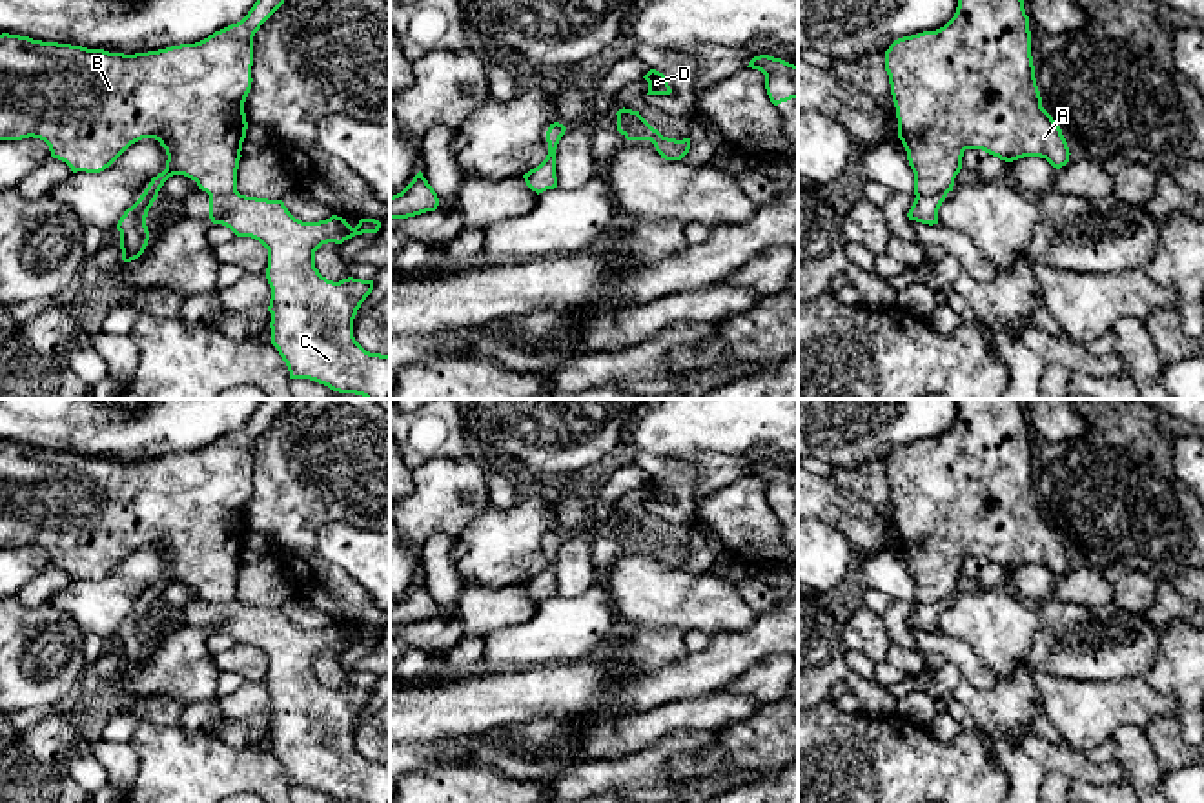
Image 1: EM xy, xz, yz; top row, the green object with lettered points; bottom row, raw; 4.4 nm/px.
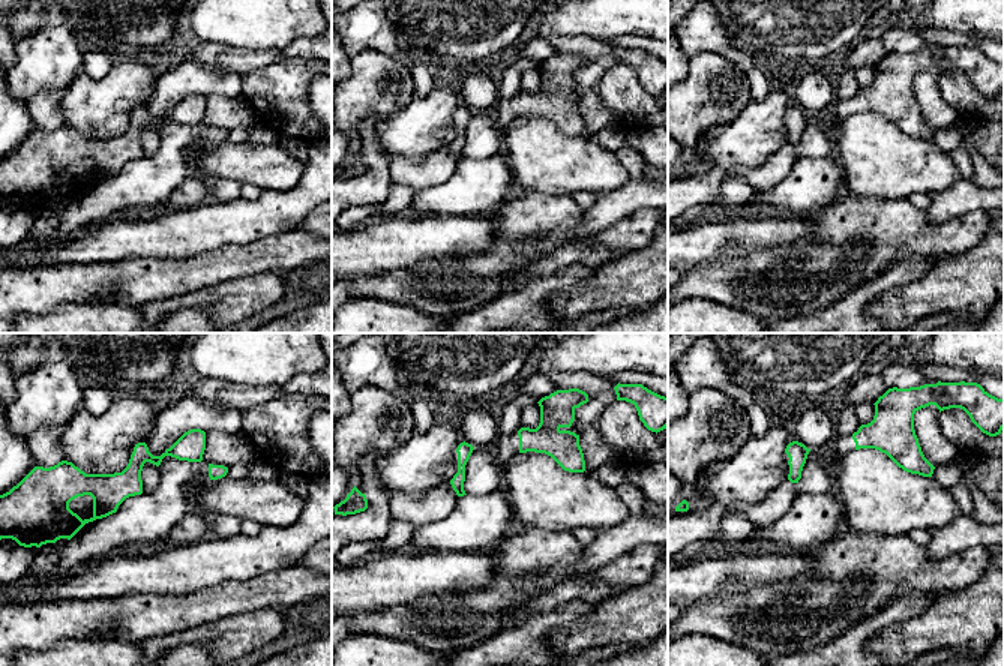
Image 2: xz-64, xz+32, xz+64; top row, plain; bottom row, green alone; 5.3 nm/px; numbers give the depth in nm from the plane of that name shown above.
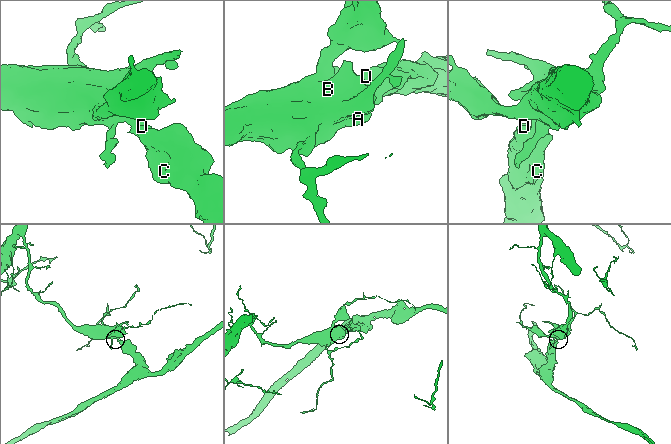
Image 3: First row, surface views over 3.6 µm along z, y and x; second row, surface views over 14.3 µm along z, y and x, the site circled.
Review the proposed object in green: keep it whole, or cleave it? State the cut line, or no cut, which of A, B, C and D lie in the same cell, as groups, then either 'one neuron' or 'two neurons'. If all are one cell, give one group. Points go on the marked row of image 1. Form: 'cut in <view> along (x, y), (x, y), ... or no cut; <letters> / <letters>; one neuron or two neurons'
cut in yz along (917, 193), (946, 195); A B / C D; two neurons

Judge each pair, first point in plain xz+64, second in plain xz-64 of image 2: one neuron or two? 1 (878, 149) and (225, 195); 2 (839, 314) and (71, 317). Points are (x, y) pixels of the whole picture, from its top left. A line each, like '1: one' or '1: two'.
1: two
2: two

